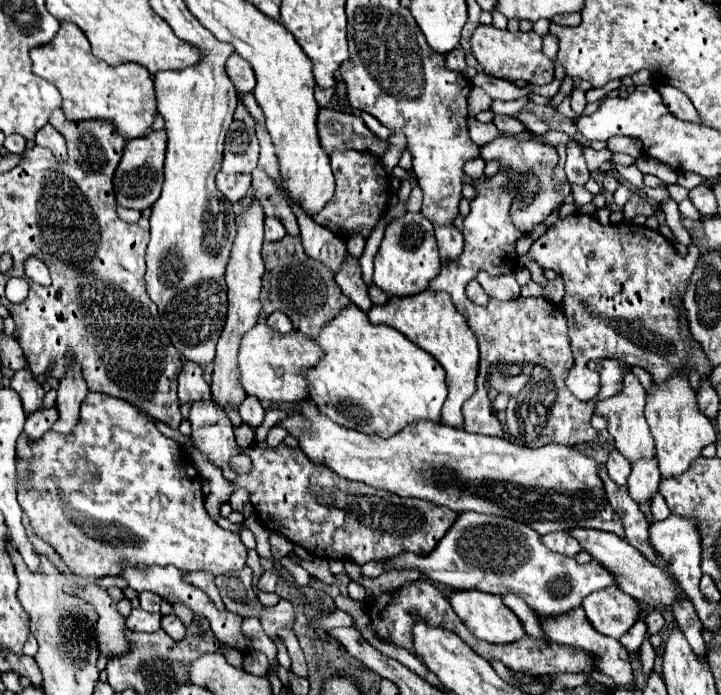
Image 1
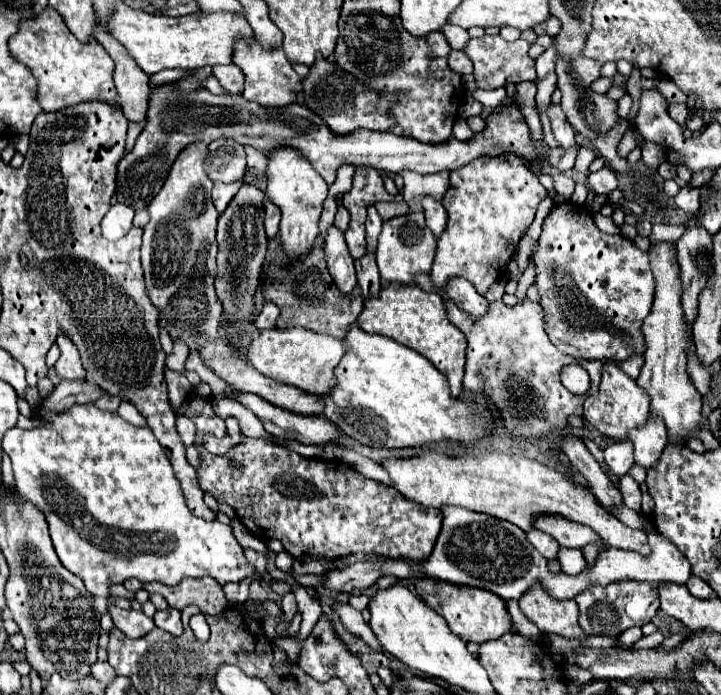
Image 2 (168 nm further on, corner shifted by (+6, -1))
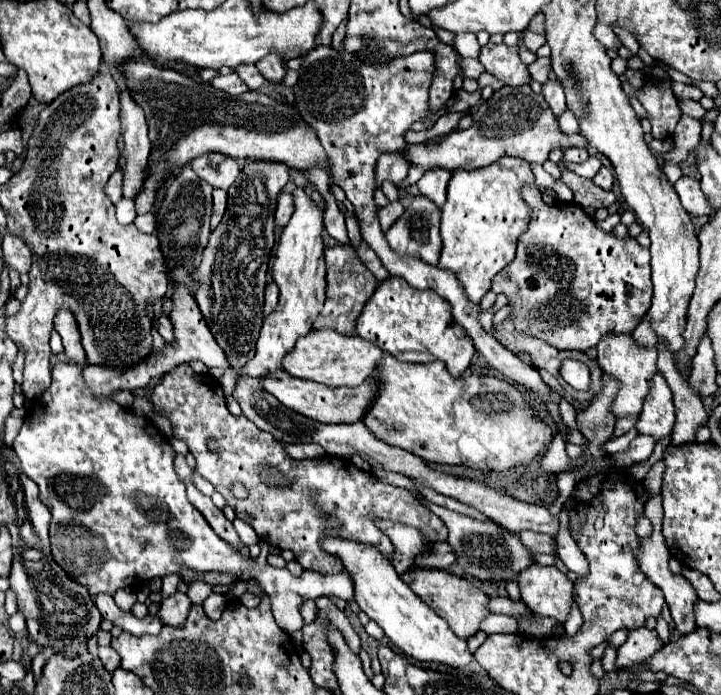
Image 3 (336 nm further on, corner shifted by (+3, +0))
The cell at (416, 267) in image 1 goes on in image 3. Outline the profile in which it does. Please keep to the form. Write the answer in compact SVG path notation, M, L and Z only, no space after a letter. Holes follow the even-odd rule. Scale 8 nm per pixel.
M423 195L411 201L411 207L385 233L389 247L403 257L419 257L429 265L437 265L441 255L439 237L441 211Z

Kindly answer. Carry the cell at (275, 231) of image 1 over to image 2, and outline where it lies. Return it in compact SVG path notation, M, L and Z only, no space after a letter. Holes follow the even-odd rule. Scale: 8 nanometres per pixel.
M268 198L264 200L266 206L266 218L264 218L264 226L266 226L266 236L274 238L278 234L278 224L280 224L280 208L270 202Z

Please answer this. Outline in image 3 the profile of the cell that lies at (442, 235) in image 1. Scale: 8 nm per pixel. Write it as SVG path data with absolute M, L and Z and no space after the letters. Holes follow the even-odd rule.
M433 169L433 171L427 171L419 179L417 187L419 187L421 195L425 195L437 207L443 207L445 205L445 191L447 191L449 177L451 177L449 171L445 171L445 169Z

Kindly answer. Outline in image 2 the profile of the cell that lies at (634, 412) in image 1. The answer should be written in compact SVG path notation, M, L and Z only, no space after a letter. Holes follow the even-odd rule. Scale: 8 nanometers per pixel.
M606 360L602 366L602 382L596 396L588 396L584 402L584 418L596 426L602 434L614 440L628 440L626 432L632 428L638 428L644 424L646 416L650 412L650 396L644 388L636 384L634 378L630 378L622 368L618 360Z

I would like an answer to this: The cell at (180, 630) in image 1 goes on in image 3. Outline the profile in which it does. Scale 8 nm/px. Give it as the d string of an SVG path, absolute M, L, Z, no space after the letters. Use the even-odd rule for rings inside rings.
M175 593L173 597L169 597L161 603L157 617L163 621L163 625L181 627L181 623L185 623L185 619L189 615L189 607L191 607L189 597L185 593Z

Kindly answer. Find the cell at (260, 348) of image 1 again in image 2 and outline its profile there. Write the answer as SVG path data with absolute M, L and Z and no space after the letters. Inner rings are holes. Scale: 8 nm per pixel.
M288 328L288 330L260 330L260 338L250 344L248 360L250 364L284 384L292 384L310 394L328 394L336 386L334 368L346 354L346 344L334 336L318 334L308 328Z

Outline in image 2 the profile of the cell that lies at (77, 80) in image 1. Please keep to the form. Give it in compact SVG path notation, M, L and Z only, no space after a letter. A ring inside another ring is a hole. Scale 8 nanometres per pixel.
M46 6L38 16L26 18L18 24L18 32L8 40L10 54L26 64L32 76L38 80L38 104L44 112L56 112L80 102L102 100L118 106L118 96L114 92L112 72L114 62L100 42L80 42L66 28L62 16Z

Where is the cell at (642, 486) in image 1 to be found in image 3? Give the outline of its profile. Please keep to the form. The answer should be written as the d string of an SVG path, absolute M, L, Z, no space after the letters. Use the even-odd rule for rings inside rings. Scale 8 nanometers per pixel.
M657 371L651 381L651 391L645 397L643 411L635 423L635 429L639 435L649 435L655 441L663 441L671 435L673 423L675 423L673 397L669 385Z

